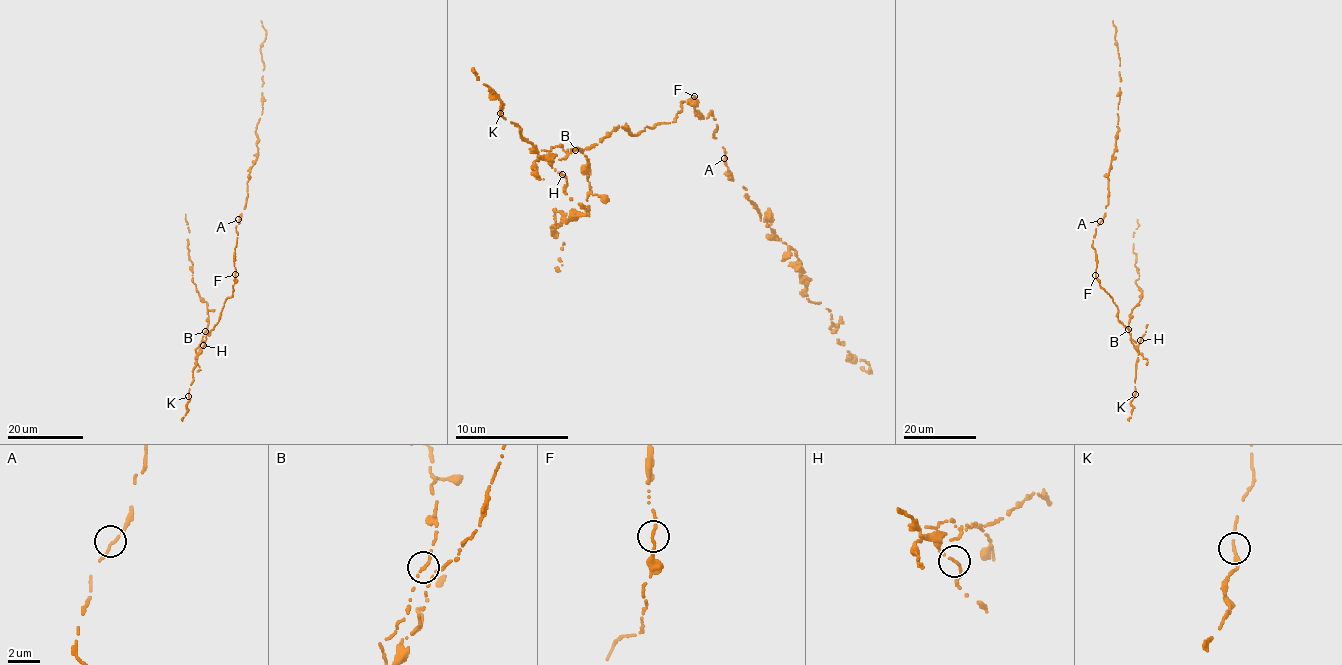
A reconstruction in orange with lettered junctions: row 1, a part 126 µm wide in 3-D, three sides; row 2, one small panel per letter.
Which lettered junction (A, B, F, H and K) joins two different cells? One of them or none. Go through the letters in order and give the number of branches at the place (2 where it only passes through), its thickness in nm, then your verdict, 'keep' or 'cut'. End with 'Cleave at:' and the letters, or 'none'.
A: branches 2; calibre 170 nm; keep
B: branches 2; calibre 170 nm; cut
F: branches 2; calibre 170 nm; keep
H: branches 2; calibre 170 nm; keep
K: branches 2; calibre 170 nm; keep
Cleave at: B

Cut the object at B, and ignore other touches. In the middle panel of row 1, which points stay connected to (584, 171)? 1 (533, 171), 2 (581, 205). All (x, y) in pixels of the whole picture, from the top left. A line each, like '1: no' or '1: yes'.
1: yes
2: no

